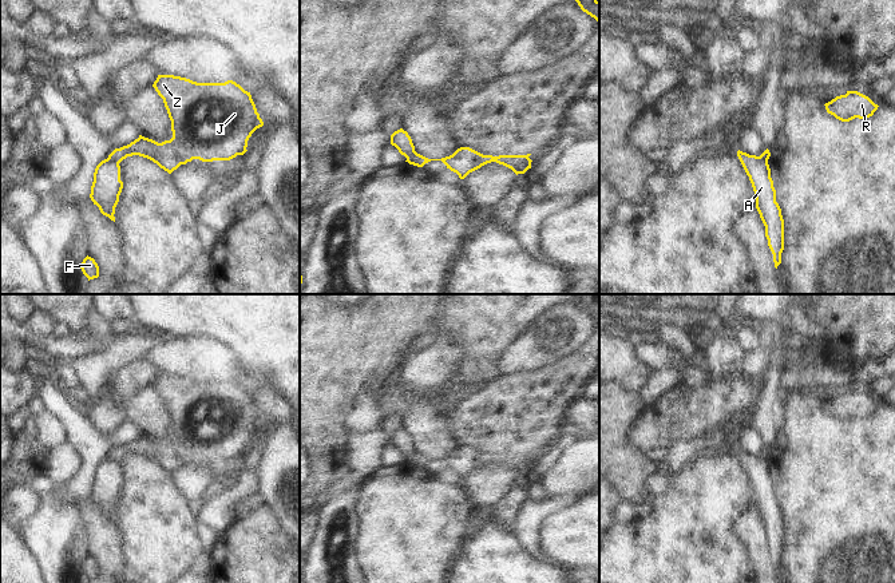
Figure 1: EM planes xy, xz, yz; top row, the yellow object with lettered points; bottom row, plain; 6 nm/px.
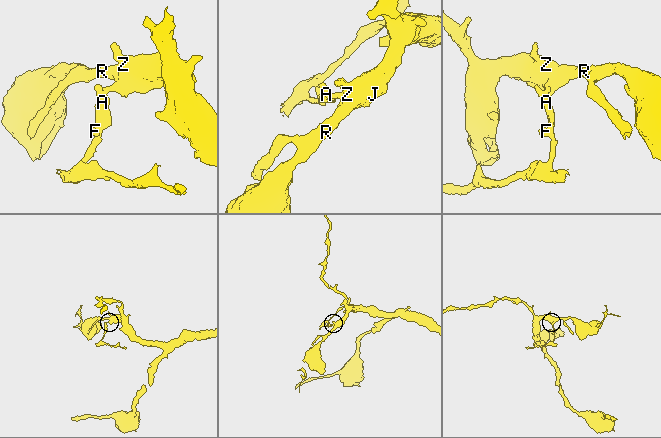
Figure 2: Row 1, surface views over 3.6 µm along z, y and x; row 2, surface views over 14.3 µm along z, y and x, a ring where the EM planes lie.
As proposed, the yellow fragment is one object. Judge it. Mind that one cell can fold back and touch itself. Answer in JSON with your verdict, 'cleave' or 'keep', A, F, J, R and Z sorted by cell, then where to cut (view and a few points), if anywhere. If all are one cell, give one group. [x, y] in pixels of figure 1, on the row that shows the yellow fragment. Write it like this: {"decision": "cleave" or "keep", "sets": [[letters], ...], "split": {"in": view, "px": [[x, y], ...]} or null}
{"decision": "cleave", "sets": [["A", "F"], ["J", "R", "Z"]], "split": {"in": "xy", "px": [[107, 158], [118, 163]]}}

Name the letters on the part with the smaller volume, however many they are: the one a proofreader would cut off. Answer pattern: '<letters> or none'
A, F

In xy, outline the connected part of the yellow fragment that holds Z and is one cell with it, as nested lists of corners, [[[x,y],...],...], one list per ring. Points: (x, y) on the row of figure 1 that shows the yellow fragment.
[[[158,75],[153,87],[163,99],[171,120],[173,138],[158,143],[139,135],[127,146],[115,148],[107,159],[120,163],[127,156],[139,155],[171,174],[193,159],[202,162],[230,160],[243,155],[252,134],[264,126],[250,92],[233,80],[225,83],[197,83],[174,75]]]

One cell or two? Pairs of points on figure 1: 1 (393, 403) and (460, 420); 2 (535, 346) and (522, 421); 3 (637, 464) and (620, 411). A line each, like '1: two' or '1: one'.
1: two
2: two
3: one

